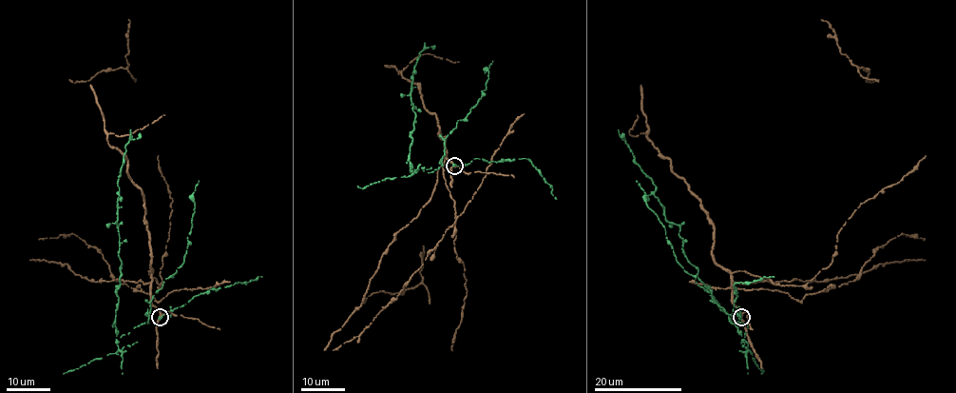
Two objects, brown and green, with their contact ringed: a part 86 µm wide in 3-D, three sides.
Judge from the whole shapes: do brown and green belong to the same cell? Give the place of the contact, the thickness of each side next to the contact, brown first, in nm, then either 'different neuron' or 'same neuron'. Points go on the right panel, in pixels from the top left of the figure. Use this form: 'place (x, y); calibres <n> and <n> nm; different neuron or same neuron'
place (741, 317); calibres 300 and 320 nm; different neuron

